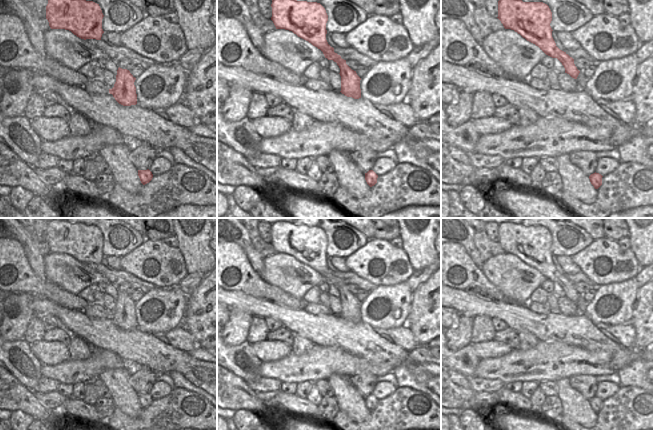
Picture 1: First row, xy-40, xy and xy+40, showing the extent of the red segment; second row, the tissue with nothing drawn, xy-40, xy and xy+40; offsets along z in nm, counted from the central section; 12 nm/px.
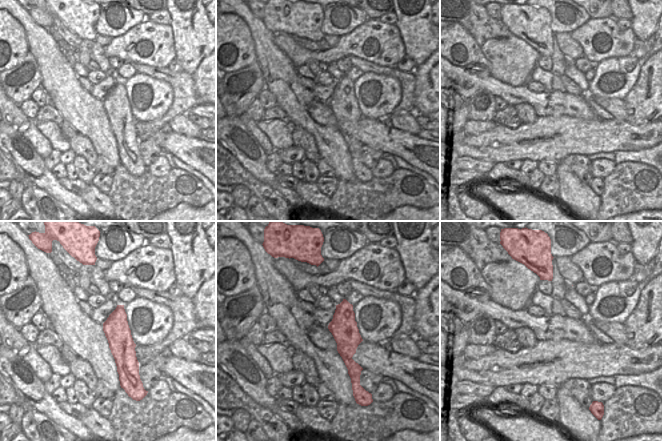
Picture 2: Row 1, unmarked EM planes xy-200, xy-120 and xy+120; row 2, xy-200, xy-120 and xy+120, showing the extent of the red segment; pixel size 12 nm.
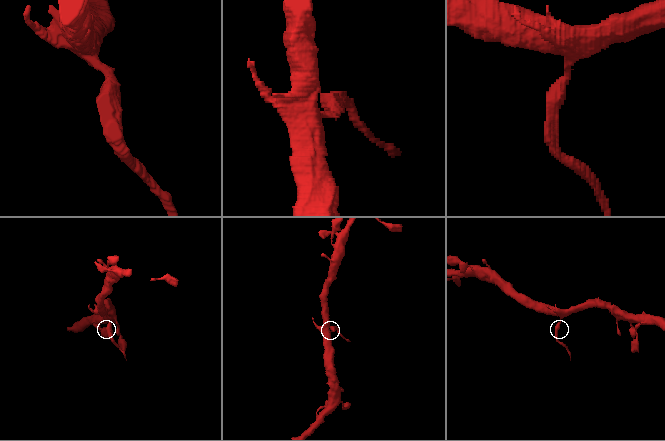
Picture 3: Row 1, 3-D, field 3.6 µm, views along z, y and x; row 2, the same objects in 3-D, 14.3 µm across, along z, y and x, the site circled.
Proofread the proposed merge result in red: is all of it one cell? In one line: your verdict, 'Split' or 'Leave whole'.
Split

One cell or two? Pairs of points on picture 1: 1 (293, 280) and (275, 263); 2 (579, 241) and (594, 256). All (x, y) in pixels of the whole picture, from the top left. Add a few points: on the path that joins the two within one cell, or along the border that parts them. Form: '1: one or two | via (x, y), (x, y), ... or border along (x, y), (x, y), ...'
1: one | via (289, 276), (279, 267)
2: two | border along (593, 240), (571, 256)

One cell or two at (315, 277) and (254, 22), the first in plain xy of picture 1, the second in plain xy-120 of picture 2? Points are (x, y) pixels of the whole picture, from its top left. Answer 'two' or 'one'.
two

